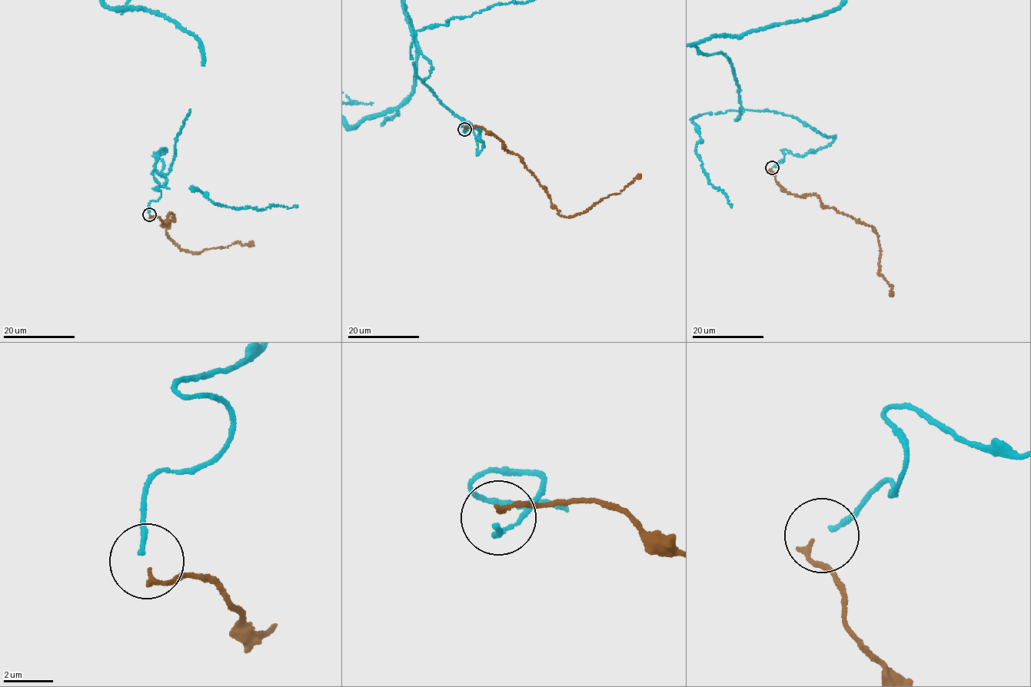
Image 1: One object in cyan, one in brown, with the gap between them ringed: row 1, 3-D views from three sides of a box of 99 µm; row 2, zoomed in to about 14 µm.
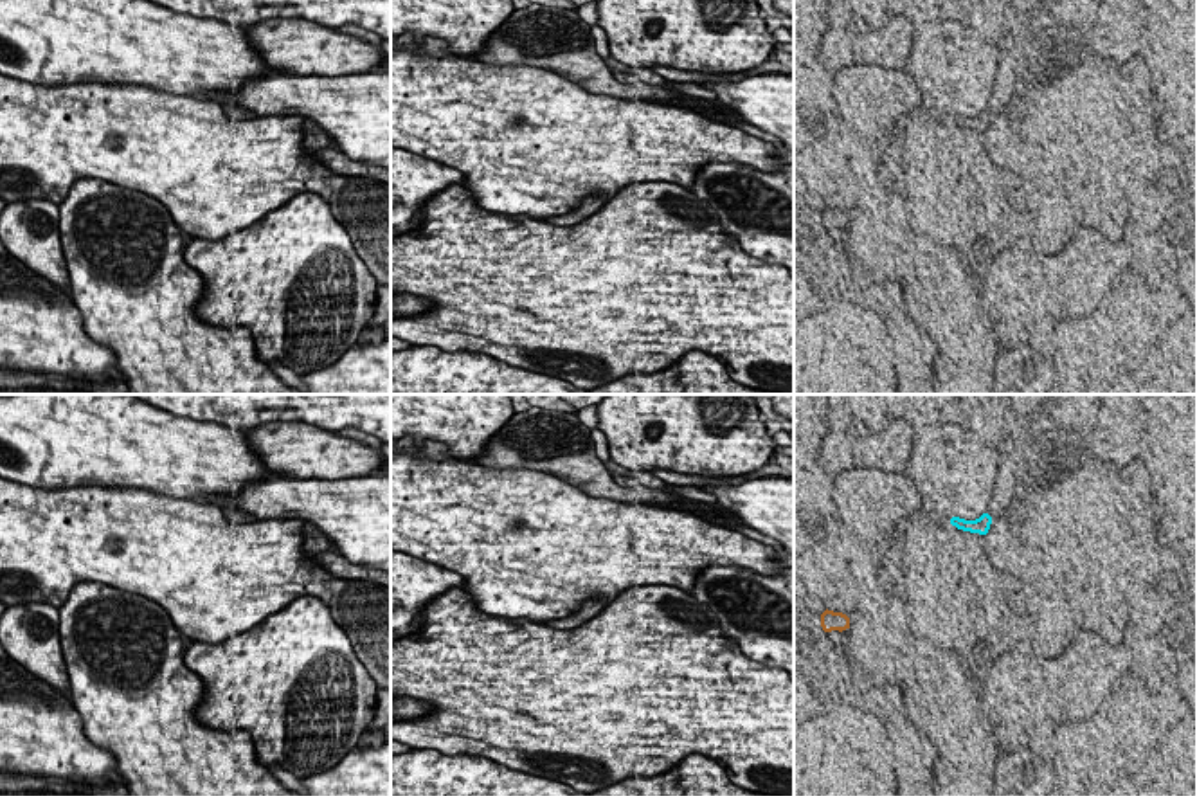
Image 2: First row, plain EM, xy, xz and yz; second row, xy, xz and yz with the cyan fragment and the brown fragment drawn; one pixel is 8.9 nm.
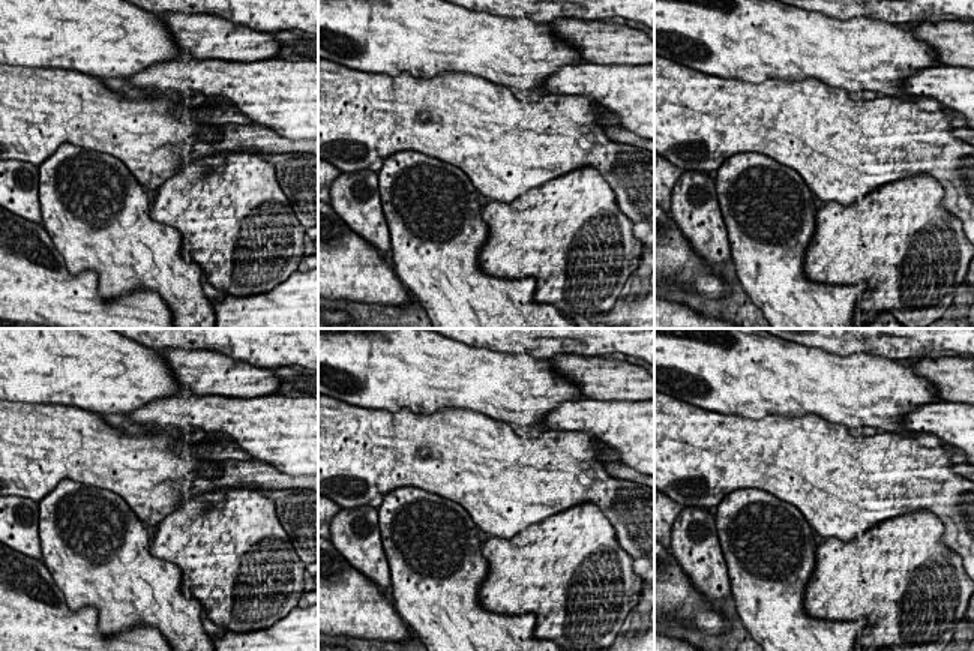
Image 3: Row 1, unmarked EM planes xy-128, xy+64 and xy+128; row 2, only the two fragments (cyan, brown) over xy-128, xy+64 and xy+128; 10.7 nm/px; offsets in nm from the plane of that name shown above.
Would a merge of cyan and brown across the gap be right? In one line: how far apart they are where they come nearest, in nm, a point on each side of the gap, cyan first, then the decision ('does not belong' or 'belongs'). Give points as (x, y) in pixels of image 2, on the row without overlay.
1250 nm | yz (951, 119), (848, 215) | belongs

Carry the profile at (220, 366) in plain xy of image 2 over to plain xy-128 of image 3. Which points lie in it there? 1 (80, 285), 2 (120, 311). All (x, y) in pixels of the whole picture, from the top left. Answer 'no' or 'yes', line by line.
1: no
2: no

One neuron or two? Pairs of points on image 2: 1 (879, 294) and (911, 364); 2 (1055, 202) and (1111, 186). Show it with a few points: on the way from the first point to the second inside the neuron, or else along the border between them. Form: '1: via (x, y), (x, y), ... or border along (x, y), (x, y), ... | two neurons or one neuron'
1: via (891, 312), (911, 341), (911, 346) | one neuron
2: via (1070, 202), (1080, 191), (1097, 191) | one neuron

